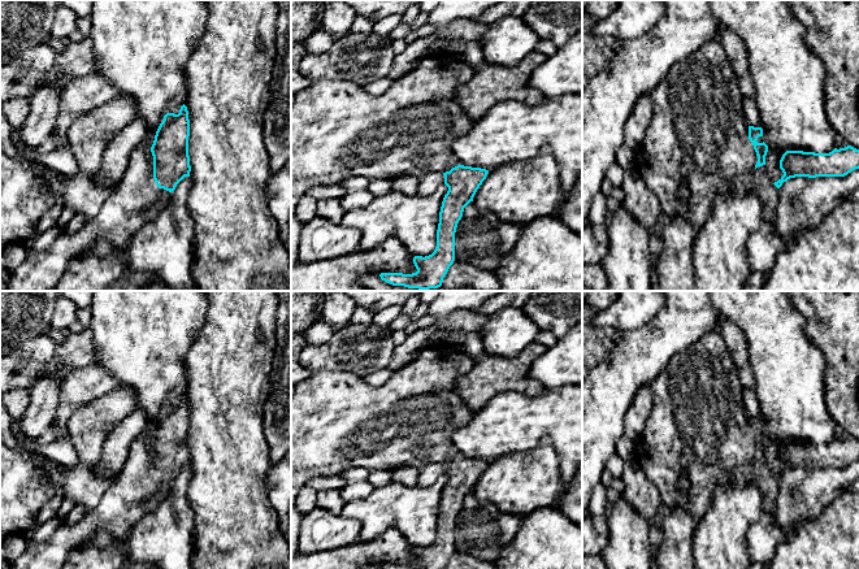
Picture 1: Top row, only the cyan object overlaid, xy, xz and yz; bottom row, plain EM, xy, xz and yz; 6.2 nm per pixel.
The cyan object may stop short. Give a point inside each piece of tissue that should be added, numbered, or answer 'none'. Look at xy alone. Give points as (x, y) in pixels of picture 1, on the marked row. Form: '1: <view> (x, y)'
1: xy (137, 199)

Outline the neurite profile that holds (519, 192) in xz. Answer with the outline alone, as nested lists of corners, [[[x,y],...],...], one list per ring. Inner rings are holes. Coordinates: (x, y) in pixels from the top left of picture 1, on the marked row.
[[[548,145],[526,161],[515,161],[490,170],[473,203],[500,220],[528,225],[535,218],[555,216],[561,199],[558,162]]]

